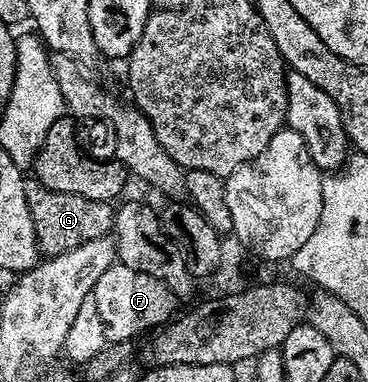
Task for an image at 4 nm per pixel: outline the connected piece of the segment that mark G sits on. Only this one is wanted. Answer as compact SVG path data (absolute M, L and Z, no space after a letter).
M35 180L25 181L24 191L41 255L61 254L70 248L78 248L78 244L86 244L86 240L98 240L113 233L116 210L112 202L90 200L70 192L54 192Z

